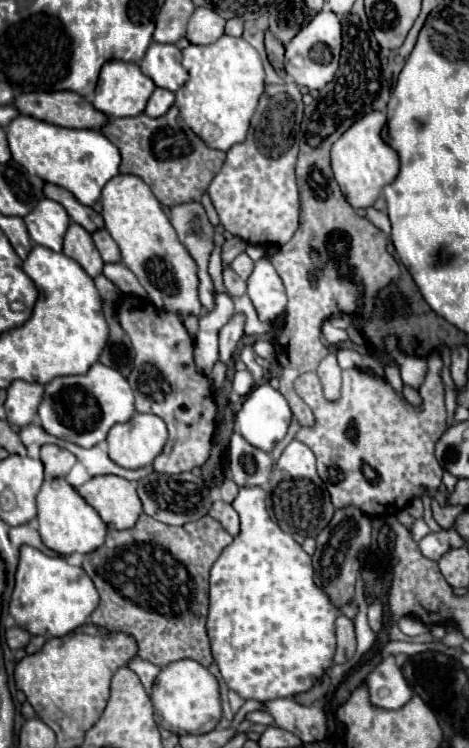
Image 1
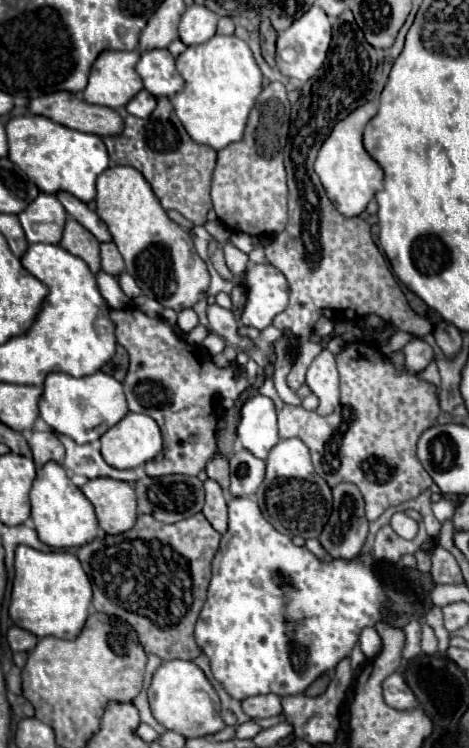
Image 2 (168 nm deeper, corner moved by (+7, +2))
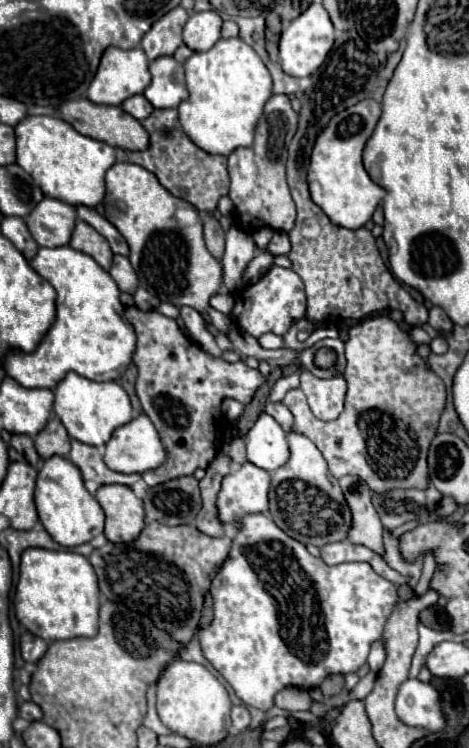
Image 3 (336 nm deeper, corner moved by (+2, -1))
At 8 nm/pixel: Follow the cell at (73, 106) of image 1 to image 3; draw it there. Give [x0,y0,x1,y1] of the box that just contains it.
[58,99,148,151]

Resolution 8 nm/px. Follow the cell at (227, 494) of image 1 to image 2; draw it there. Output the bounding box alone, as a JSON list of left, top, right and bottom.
[207,456,229,490]

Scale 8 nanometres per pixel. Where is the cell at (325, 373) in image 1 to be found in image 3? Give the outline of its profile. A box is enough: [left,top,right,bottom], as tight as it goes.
[300,371,346,421]

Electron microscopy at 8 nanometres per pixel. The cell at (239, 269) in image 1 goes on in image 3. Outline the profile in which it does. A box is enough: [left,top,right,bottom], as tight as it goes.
[222,223,256,293]

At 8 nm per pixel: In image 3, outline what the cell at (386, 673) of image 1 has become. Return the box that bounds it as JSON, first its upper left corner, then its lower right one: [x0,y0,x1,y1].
[396,679,444,731]

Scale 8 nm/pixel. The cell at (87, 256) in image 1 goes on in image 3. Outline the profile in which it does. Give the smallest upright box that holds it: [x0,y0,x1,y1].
[70,221,114,271]

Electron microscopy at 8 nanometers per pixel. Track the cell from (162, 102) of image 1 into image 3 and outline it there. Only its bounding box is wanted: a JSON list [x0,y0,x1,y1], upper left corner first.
[122,95,154,121]

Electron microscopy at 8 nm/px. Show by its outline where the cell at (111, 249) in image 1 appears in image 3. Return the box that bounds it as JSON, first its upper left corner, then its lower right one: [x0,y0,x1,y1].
[110,255,138,293]

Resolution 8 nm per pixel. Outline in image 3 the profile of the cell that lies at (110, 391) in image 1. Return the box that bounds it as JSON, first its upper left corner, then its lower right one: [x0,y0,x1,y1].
[54,371,132,445]

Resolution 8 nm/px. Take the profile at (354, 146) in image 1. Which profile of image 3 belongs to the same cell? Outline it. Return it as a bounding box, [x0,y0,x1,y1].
[308,99,386,229]

